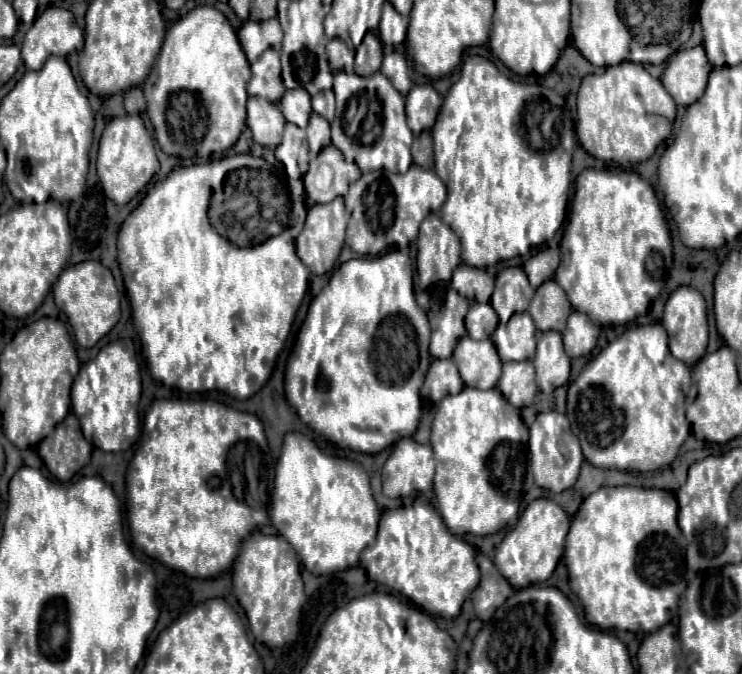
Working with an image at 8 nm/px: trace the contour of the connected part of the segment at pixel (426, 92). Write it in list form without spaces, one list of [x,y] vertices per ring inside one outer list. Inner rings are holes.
[[[415,85],[409,91],[405,107],[407,107],[407,125],[411,127],[413,135],[419,135],[433,127],[441,101],[443,101],[441,95],[431,85]]]

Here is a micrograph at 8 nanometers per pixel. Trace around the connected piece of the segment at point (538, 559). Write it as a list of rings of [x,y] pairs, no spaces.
[[[551,499],[531,501],[525,507],[525,511],[521,513],[513,531],[509,531],[495,549],[493,561],[499,569],[499,573],[515,589],[547,581],[565,551],[565,537],[567,537],[569,525],[571,525],[569,515],[555,501],[551,501]]]

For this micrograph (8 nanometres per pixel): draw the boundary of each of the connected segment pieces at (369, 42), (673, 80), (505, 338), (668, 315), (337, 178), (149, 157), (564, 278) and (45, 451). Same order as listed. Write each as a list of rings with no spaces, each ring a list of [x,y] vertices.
[[[369,32],[366,33],[362,43],[356,51],[354,70],[360,76],[369,76],[371,73],[379,71],[379,67],[381,67],[381,61],[383,61],[381,41],[377,39],[375,33]]]
[[[701,45],[681,49],[669,57],[661,75],[661,83],[677,105],[687,107],[703,95],[711,69],[713,65],[707,61],[705,49]]]
[[[519,313],[505,325],[499,324],[491,339],[501,361],[525,361],[535,355],[537,329],[529,313]]]
[[[679,287],[671,293],[671,297],[665,303],[665,315],[663,315],[663,327],[669,333],[669,349],[673,357],[687,365],[695,365],[707,349],[707,315],[706,302],[703,295],[693,287]]]
[[[329,145],[315,161],[311,161],[305,173],[305,194],[308,208],[315,204],[329,203],[331,199],[345,195],[349,183],[357,181],[361,171],[355,163],[347,163],[343,153]]]
[[[139,115],[115,117],[103,131],[97,157],[97,173],[105,195],[117,205],[127,205],[137,191],[141,191],[151,177],[159,171],[159,161],[153,149],[153,141]]]
[[[585,169],[577,175],[571,215],[561,239],[561,265],[555,273],[555,281],[563,287],[575,311],[589,315],[599,325],[625,325],[645,315],[665,285],[671,253],[669,229],[649,181],[625,170]]]
[[[73,413],[37,447],[47,469],[61,482],[70,481],[85,463],[89,463],[92,451],[93,447],[84,438],[79,420]]]

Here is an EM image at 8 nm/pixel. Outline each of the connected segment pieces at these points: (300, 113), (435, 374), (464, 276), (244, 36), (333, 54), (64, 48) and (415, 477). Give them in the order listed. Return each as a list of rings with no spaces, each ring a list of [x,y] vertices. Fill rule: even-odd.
[[[302,87],[286,90],[283,99],[279,101],[279,109],[283,111],[283,117],[289,123],[299,125],[301,129],[307,127],[309,117],[314,113],[311,107],[311,97]]]
[[[433,359],[427,379],[421,387],[421,395],[433,403],[439,403],[445,395],[459,393],[463,389],[463,381],[459,377],[459,371],[451,359]]]
[[[461,263],[455,269],[453,279],[451,279],[451,285],[463,297],[467,297],[469,303],[487,303],[493,293],[493,283],[495,283],[495,279],[491,275],[487,275],[487,271],[465,265],[465,263]]]
[[[267,19],[263,23],[245,21],[243,27],[239,29],[239,43],[249,63],[253,63],[269,47],[279,49],[281,39],[283,39],[283,31],[277,19]]]
[[[331,39],[329,41],[327,59],[329,59],[331,71],[353,73],[353,51],[349,51],[349,47],[341,39]]]
[[[49,7],[27,31],[21,45],[21,57],[27,69],[41,69],[47,57],[81,49],[83,31],[77,27],[73,13],[61,7]]]
[[[411,437],[395,443],[393,453],[383,465],[383,495],[409,497],[415,491],[431,491],[435,475],[435,457],[429,445],[421,445]]]

